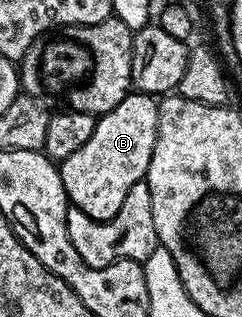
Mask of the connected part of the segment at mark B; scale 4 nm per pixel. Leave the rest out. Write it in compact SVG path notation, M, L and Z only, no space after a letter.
M129 92L114 109L97 117L94 136L58 166L71 205L99 222L116 215L130 188L145 181L158 132L157 105L157 99L151 94Z

